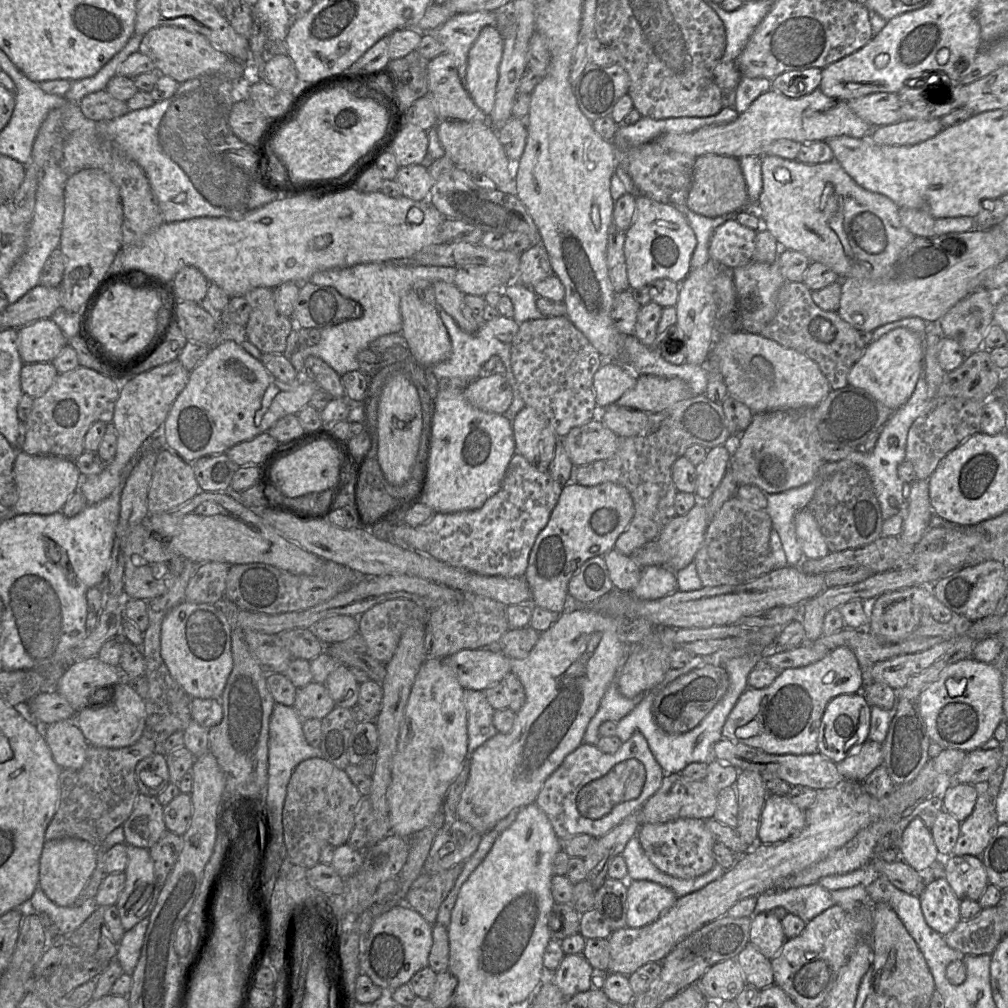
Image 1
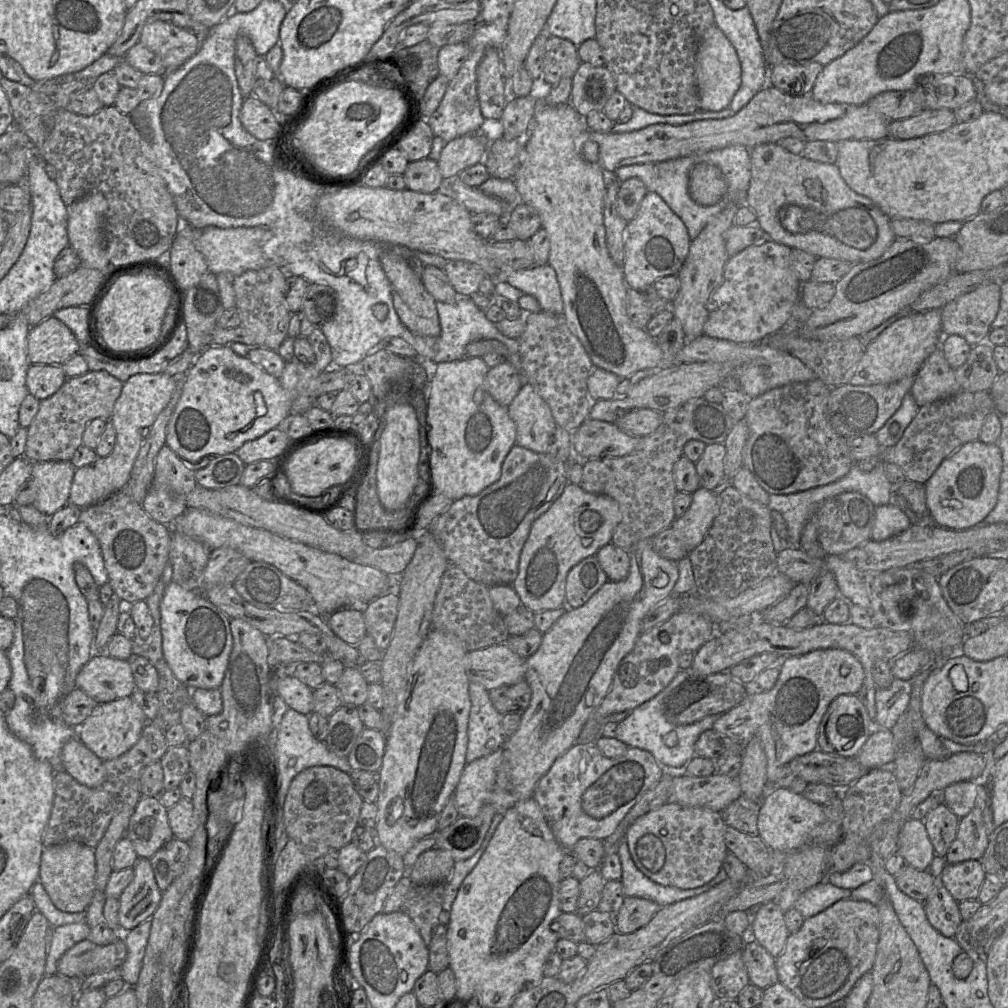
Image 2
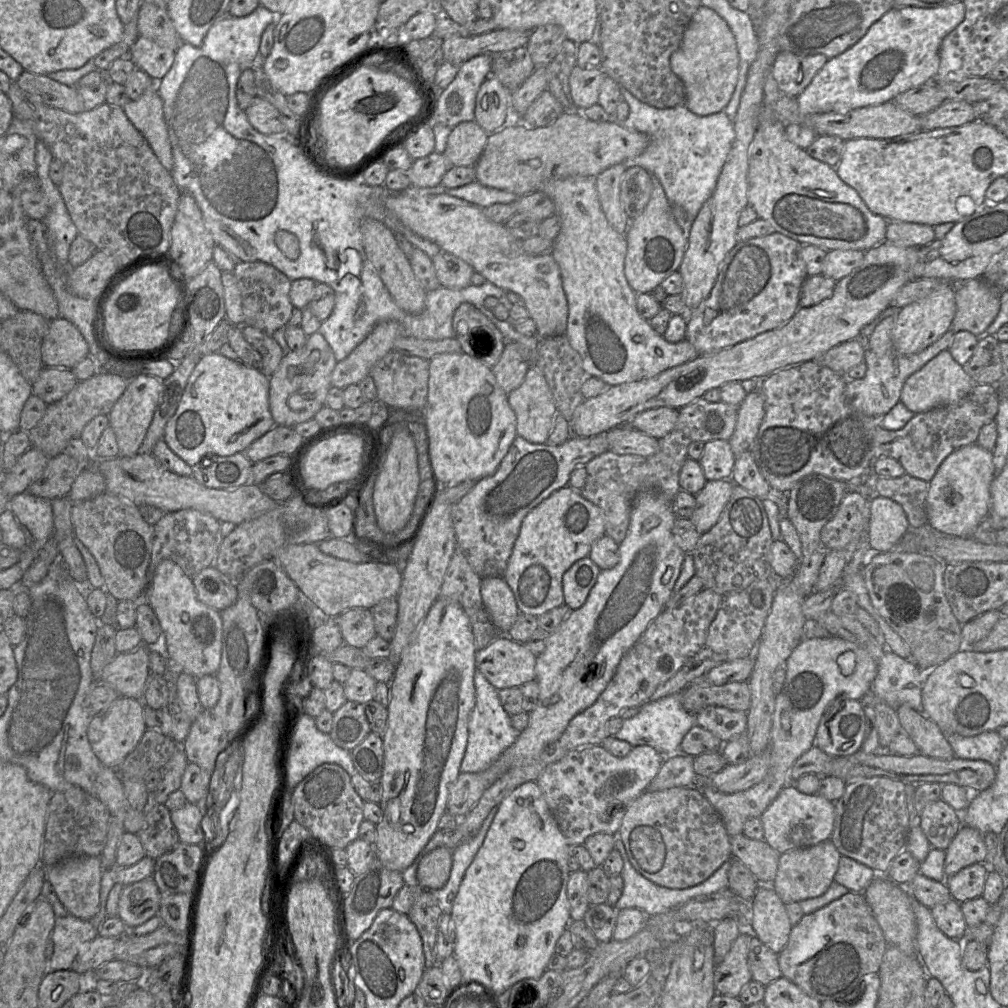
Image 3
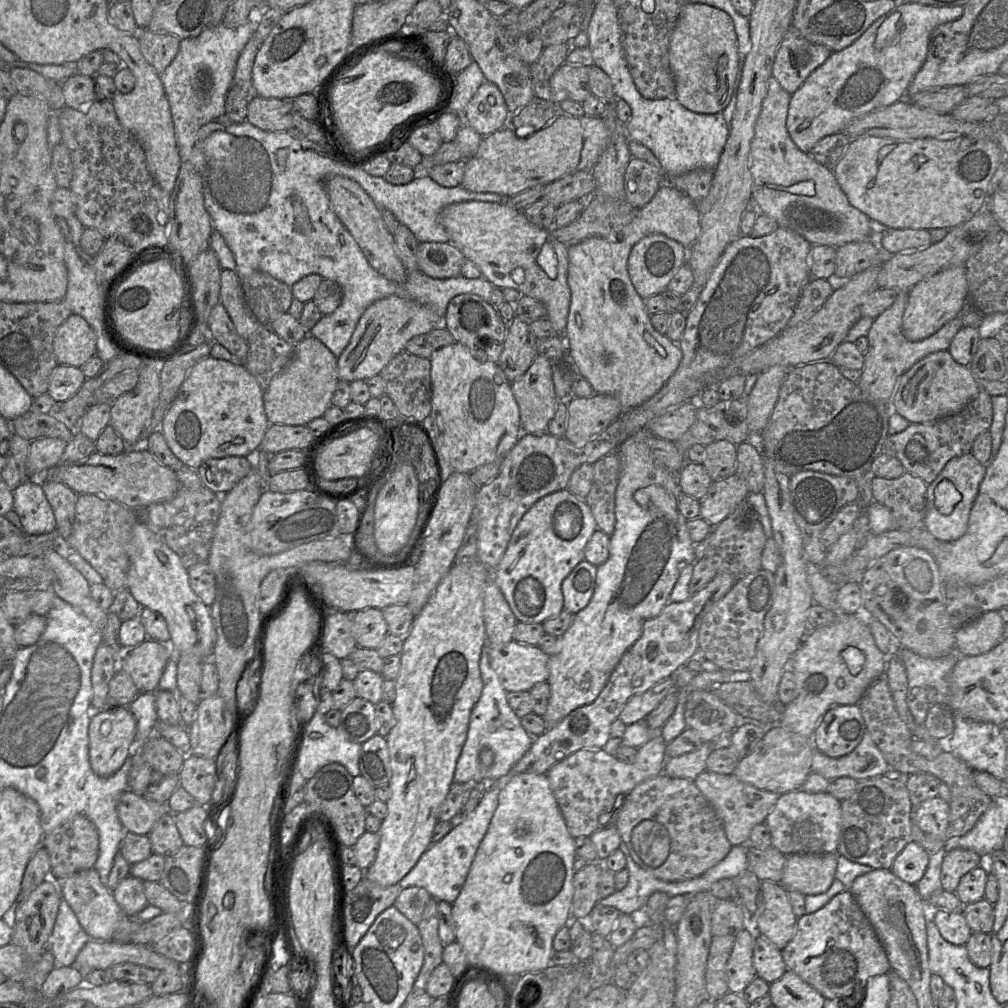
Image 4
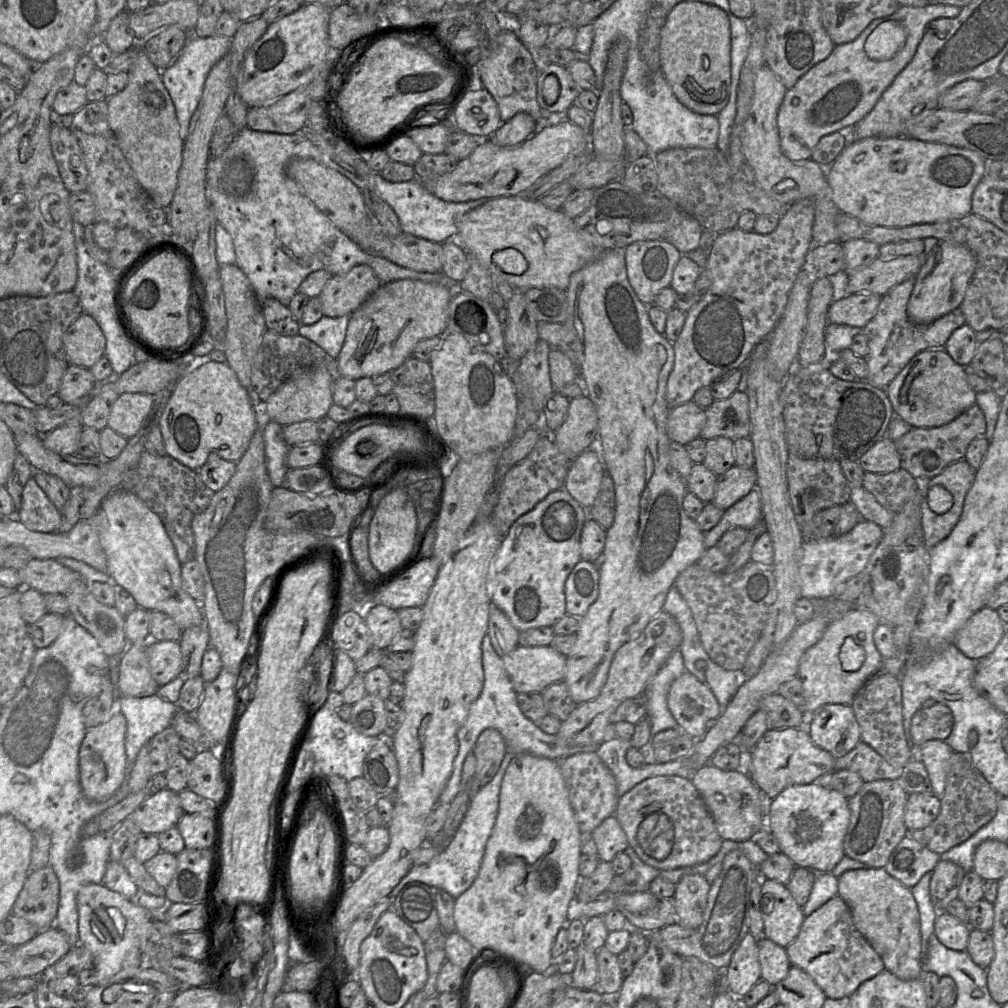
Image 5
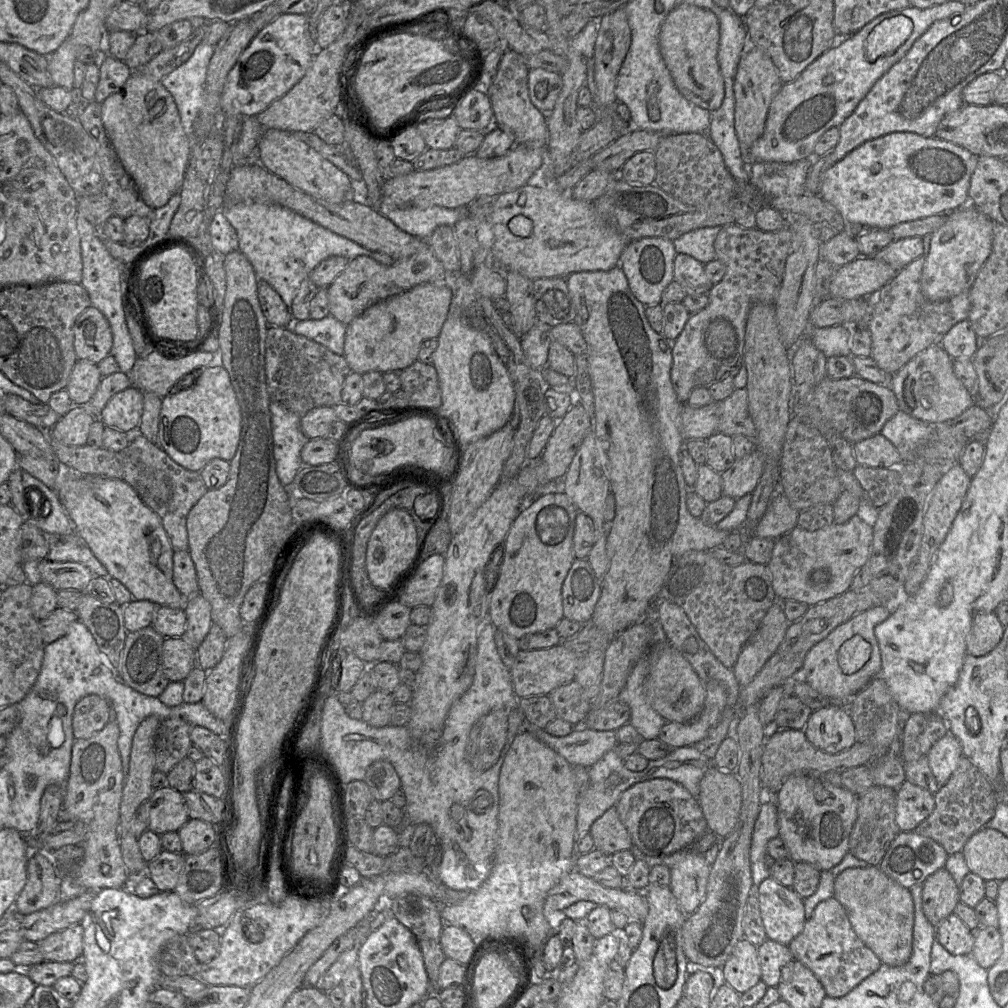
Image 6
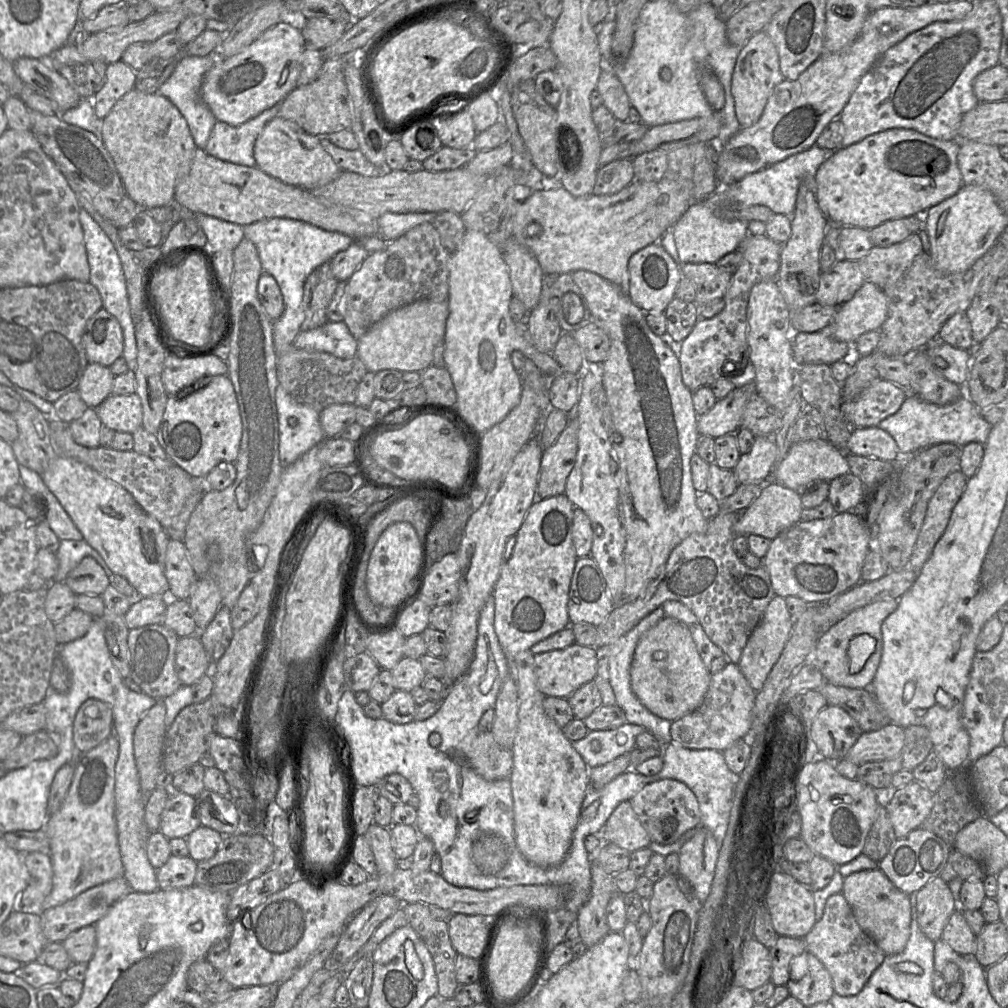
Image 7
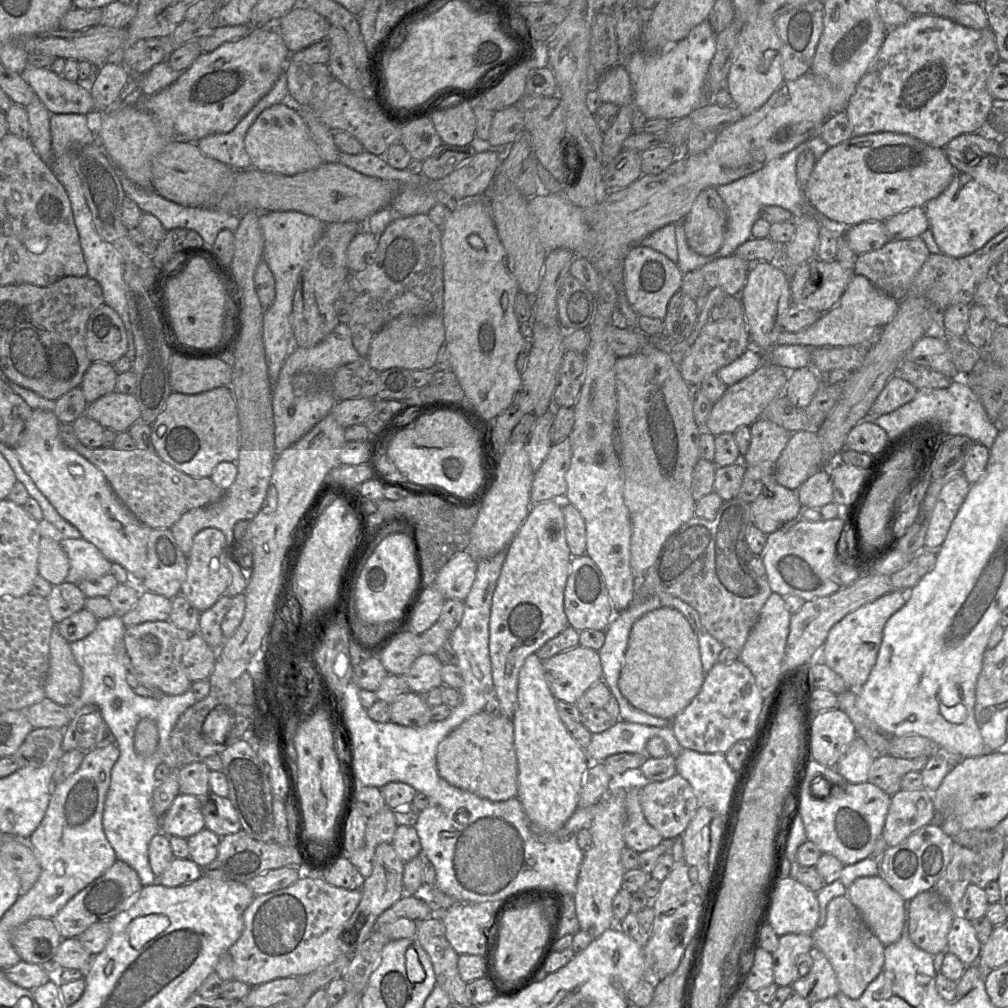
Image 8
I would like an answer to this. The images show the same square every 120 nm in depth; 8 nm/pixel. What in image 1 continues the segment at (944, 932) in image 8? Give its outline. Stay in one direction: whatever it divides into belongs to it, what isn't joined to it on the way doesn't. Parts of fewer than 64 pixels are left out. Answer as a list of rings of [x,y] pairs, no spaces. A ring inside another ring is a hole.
[[[985,785],[979,786],[973,812],[961,822],[960,834],[952,855],[981,857],[999,826],[996,814],[996,801],[991,801],[985,792]]]

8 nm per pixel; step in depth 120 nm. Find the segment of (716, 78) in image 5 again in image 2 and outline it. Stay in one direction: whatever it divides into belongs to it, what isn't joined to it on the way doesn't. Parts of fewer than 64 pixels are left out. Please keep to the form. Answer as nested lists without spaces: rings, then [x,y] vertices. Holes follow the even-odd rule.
[[[714,24],[703,35],[695,56],[694,77],[699,109],[721,111],[727,108],[741,85],[741,64],[735,48]]]

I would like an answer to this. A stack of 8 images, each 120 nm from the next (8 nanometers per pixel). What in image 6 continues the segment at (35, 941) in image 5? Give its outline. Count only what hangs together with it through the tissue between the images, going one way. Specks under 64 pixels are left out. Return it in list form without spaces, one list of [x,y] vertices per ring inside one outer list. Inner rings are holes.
[[[73,925],[37,942],[44,962],[77,962],[82,959],[84,928]]]

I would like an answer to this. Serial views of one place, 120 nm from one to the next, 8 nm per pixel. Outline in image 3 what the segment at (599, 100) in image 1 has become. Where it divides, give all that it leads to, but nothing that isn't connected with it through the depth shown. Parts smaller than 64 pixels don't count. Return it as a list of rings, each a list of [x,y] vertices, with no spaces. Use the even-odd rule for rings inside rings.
[[[576,65],[569,78],[570,92],[577,110],[598,103],[599,91],[606,74],[600,67],[582,68]]]

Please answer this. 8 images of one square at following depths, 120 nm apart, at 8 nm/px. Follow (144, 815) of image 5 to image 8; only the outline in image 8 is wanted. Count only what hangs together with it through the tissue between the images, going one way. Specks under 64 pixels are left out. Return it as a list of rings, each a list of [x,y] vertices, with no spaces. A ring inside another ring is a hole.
[[[179,793],[160,819],[160,830],[168,837],[188,839],[205,828],[202,798]]]

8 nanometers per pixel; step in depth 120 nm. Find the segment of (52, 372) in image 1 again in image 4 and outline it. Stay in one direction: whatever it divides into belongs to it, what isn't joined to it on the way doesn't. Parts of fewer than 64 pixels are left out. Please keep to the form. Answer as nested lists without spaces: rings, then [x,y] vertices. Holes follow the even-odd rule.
[[[57,365],[50,375],[48,394],[58,403],[71,398],[82,386],[86,377],[81,368]]]

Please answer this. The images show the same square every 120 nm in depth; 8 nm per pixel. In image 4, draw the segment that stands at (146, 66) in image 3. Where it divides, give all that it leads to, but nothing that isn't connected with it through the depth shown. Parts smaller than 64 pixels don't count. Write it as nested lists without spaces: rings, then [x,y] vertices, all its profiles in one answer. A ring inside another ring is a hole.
[[[139,30],[137,37],[145,60],[161,75],[175,58],[180,48],[180,39],[168,33]]]

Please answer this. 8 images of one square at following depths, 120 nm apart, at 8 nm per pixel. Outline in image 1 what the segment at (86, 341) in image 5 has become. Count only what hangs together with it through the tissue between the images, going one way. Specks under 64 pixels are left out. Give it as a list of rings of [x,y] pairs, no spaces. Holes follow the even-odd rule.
[[[39,319],[18,329],[17,348],[24,364],[52,361],[68,339],[51,319]]]

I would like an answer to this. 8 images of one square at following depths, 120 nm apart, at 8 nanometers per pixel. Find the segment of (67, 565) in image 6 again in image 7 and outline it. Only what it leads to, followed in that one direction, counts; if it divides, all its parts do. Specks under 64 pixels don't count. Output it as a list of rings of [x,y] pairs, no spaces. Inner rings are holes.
[[[90,556],[69,572],[64,582],[75,594],[101,595],[110,585],[102,567]]]

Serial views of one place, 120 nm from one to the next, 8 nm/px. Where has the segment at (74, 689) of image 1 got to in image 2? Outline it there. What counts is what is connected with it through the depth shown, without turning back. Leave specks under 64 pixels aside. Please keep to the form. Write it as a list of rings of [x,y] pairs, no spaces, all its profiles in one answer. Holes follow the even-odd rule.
[[[99,652],[94,653],[79,671],[76,688],[102,704],[131,696],[136,684],[128,660]]]

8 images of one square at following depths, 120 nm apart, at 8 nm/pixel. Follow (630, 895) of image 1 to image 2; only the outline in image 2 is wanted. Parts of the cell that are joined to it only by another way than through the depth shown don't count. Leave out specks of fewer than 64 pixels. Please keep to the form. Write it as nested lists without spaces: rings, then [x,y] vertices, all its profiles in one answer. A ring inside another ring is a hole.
[[[625,897],[615,918],[616,931],[630,934],[650,922],[661,907],[654,901],[639,897]]]

